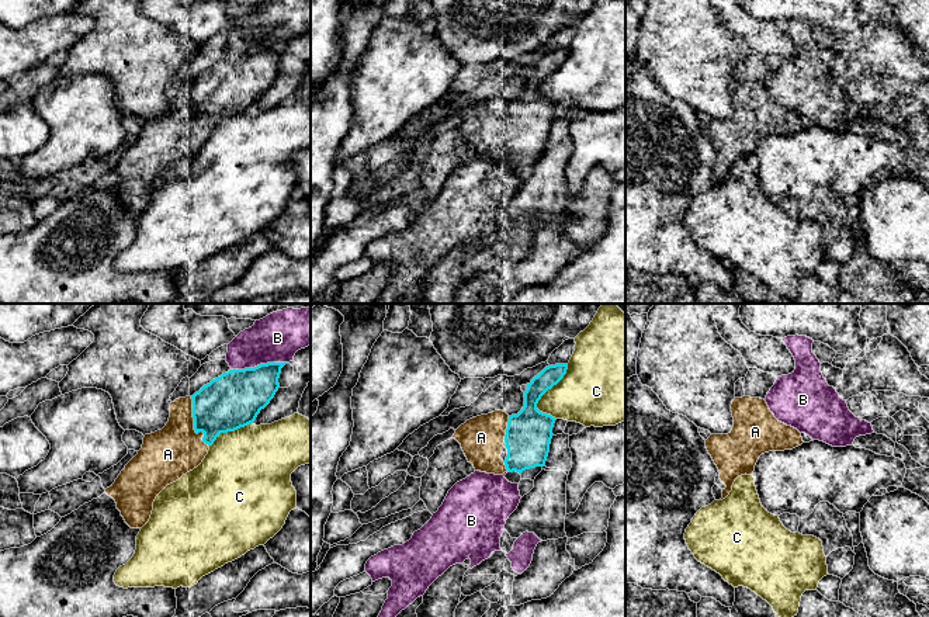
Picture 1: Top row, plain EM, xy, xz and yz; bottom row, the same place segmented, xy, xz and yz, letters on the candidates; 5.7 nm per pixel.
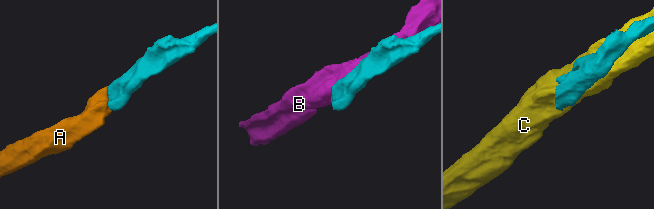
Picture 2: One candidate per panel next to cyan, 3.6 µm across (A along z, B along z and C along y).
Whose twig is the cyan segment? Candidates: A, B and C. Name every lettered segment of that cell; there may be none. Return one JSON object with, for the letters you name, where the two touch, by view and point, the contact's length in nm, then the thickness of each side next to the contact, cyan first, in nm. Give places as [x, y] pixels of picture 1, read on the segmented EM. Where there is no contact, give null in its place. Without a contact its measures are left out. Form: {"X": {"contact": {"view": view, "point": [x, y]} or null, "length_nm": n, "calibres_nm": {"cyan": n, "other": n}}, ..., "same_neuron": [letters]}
{"A": {"contact": {"view": "xy", "point": [194, 425]}, "length_nm": 300, "calibres_nm": {"cyan": 320, "other": 300}}, "same_neuron": ["A"]}

